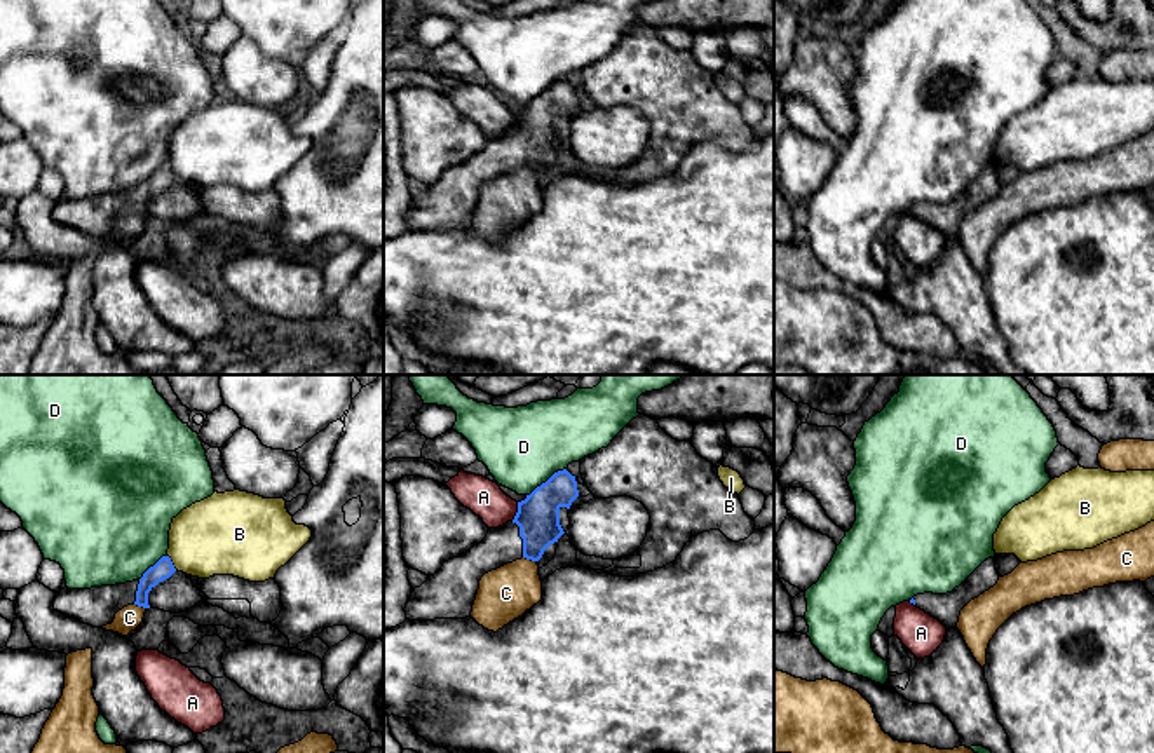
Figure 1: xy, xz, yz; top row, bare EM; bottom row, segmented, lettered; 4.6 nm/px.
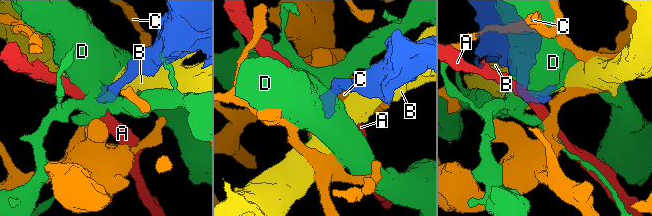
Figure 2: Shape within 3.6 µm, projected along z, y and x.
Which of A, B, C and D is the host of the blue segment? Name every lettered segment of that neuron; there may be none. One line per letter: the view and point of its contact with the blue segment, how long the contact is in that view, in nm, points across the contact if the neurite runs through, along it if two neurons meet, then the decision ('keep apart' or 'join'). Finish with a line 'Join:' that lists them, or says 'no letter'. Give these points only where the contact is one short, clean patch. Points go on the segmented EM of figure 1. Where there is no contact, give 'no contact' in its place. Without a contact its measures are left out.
A: xz (518, 511) | 90 nm | along xz (518, 502), (518, 511), (511, 520) | keep apart
B: xy (171, 562) | 80 nm | keep apart
C: xz (530, 558) | 70 nm | along xz (523, 556), (536, 562) | keep apart
D: xz (548, 480) | 220 nm | keep apart
Join: no letter

